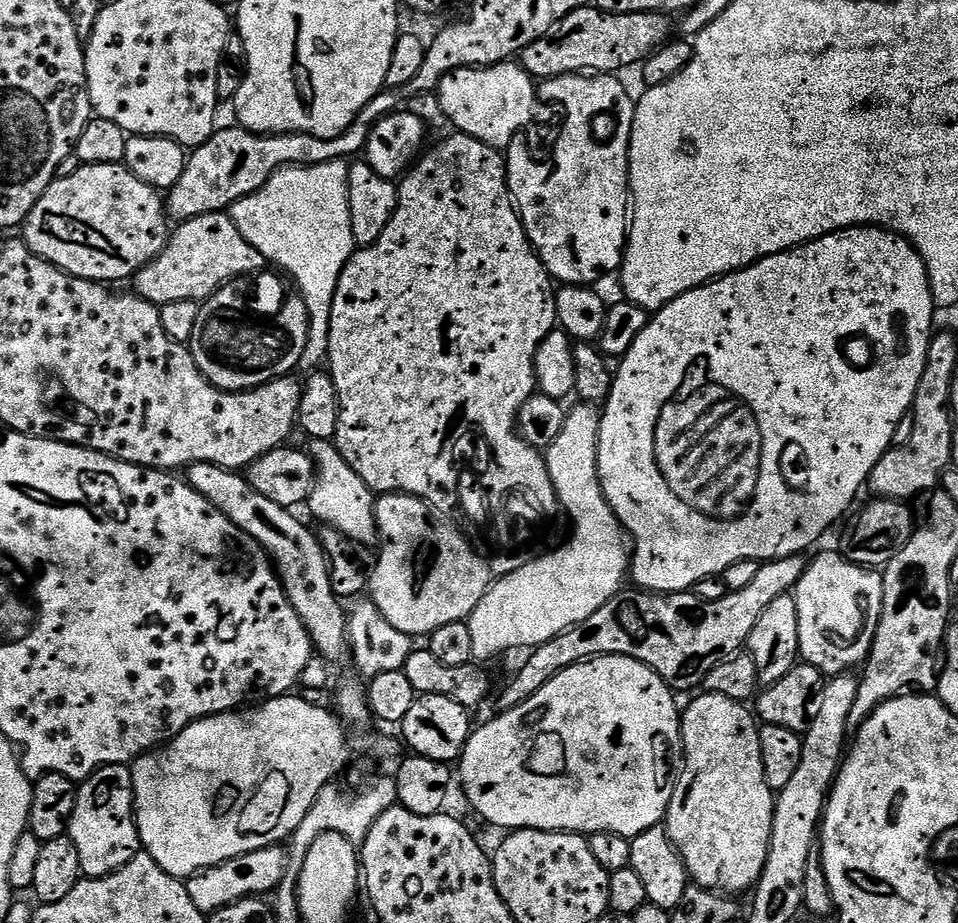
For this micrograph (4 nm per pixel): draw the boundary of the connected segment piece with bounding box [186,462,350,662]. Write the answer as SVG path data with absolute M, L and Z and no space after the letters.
M198 462L188 465L186 479L191 488L202 494L202 498L214 502L214 506L218 506L218 510L238 526L238 530L250 534L250 538L257 540L268 553L290 606L294 606L298 618L306 626L313 649L328 662L340 660L344 655L347 657L350 652L349 613L340 605L343 604L341 597L336 596L330 586L328 556L315 531L311 527L308 529L295 516L295 511L278 506L278 502L270 502L270 498L258 494L258 490L250 486L247 475L239 471L214 466L210 462Z

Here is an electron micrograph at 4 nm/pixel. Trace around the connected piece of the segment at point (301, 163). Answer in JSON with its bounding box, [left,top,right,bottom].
[166,90,401,222]

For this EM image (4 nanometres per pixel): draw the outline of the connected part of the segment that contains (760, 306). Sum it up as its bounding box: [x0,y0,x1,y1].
[598,226,934,594]

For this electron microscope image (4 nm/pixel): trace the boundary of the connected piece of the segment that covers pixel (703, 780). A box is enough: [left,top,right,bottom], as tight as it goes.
[666,692,776,894]

